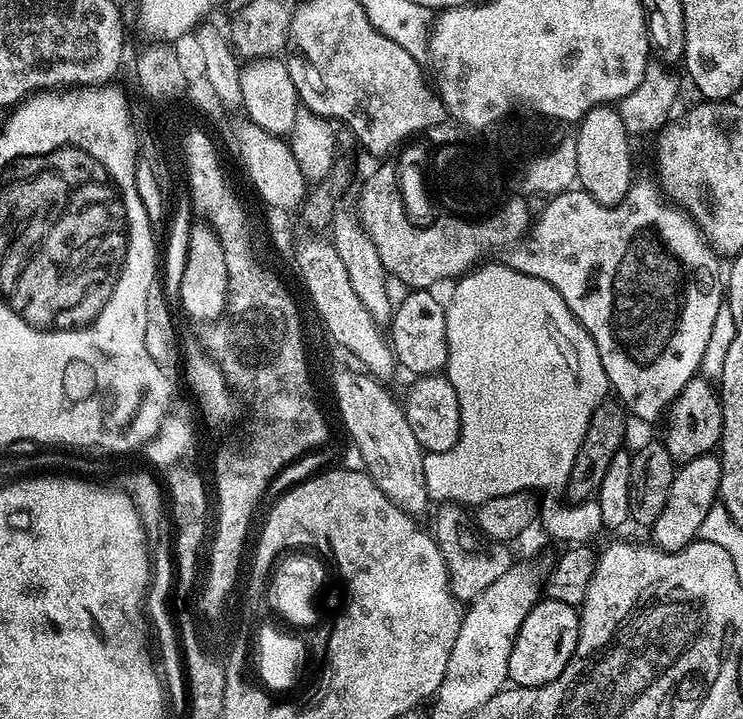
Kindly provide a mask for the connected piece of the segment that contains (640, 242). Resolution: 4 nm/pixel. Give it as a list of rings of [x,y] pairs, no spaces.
[[[633,179],[626,198],[617,204],[603,204],[583,190],[563,190],[549,199],[548,205],[533,219],[528,235],[523,240],[511,245],[503,253],[503,263],[507,267],[518,270],[522,274],[530,274],[534,278],[542,278],[542,282],[550,282],[558,294],[562,294],[562,302],[570,306],[574,318],[594,338],[594,346],[598,346],[598,358],[602,358],[602,370],[606,370],[611,391],[615,393],[621,404],[633,417],[640,420],[656,420],[665,415],[667,409],[682,394],[686,382],[700,372],[702,354],[706,354],[706,346],[710,343],[710,334],[713,333],[714,318],[718,318],[718,310],[725,307],[726,288],[722,283],[721,257],[715,248],[704,238],[704,233],[696,225],[696,221],[683,208],[669,202],[662,195],[662,188],[655,179]]]

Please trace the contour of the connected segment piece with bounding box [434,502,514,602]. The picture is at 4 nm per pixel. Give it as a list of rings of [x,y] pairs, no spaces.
[[[441,503],[436,512],[436,528],[434,535],[436,545],[442,550],[442,558],[448,567],[450,591],[457,600],[471,602],[486,586],[498,582],[506,570],[510,570],[514,563],[514,557],[507,543],[488,539],[479,528],[473,513],[465,505]]]

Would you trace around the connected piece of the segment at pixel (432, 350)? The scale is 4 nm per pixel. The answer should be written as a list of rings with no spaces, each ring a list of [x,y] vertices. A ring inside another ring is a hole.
[[[408,290],[403,294],[395,305],[390,325],[390,343],[397,365],[412,372],[413,377],[443,373],[448,366],[445,305],[432,290]]]

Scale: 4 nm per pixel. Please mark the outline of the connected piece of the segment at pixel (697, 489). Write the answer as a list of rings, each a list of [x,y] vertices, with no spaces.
[[[716,454],[683,461],[675,469],[673,485],[670,486],[666,506],[663,507],[658,520],[650,527],[650,533],[653,536],[651,539],[657,548],[662,548],[665,552],[681,552],[687,544],[691,544],[699,537],[702,521],[706,519],[706,514],[710,514],[710,510],[718,502],[721,478],[722,466],[720,457]]]

